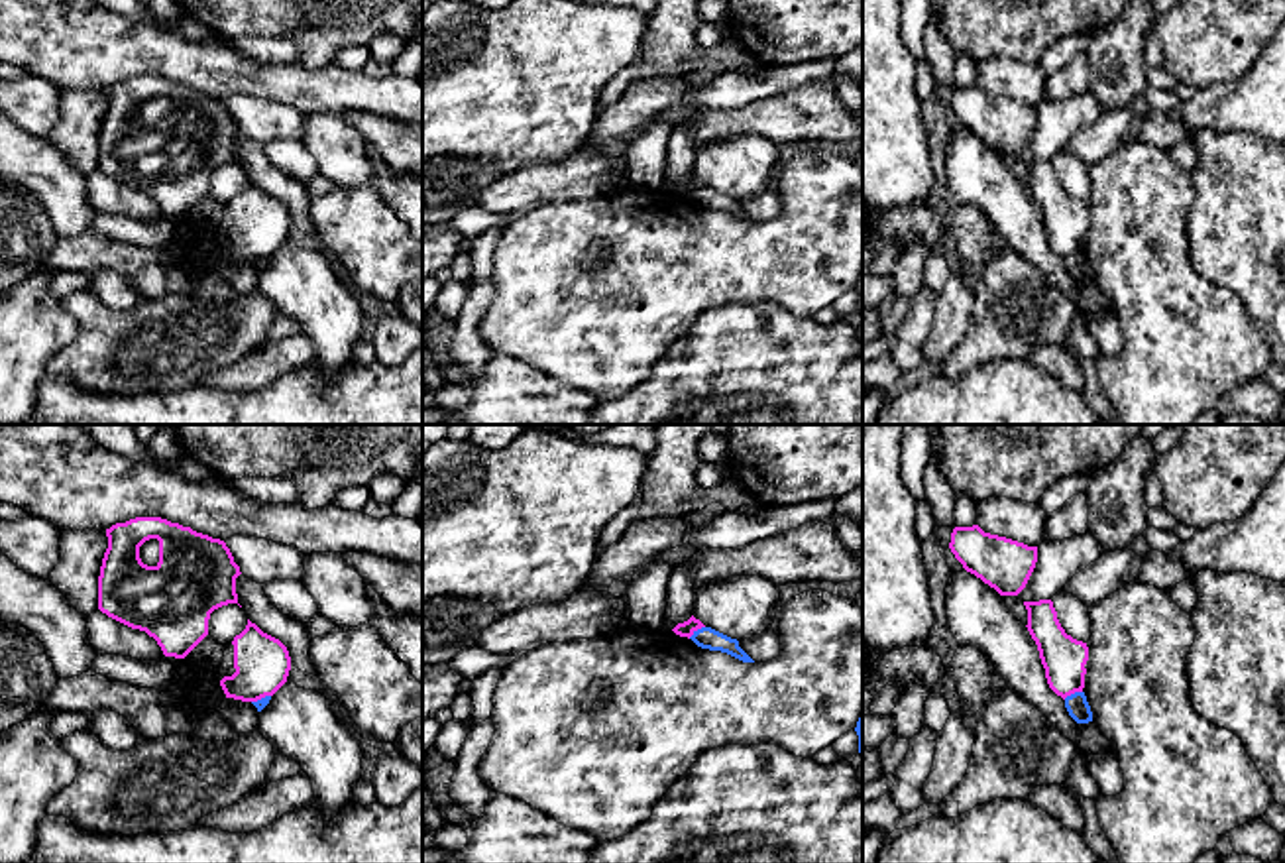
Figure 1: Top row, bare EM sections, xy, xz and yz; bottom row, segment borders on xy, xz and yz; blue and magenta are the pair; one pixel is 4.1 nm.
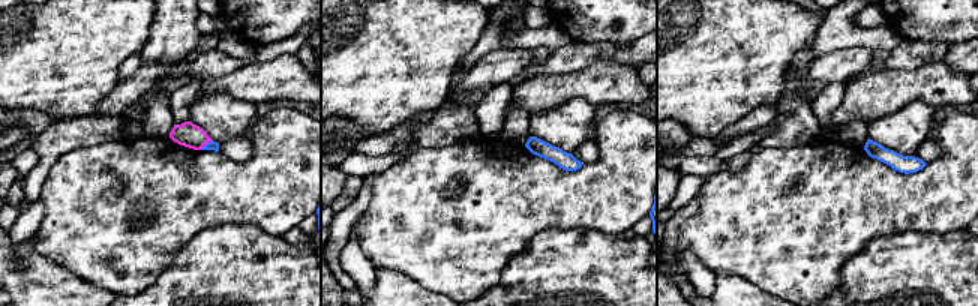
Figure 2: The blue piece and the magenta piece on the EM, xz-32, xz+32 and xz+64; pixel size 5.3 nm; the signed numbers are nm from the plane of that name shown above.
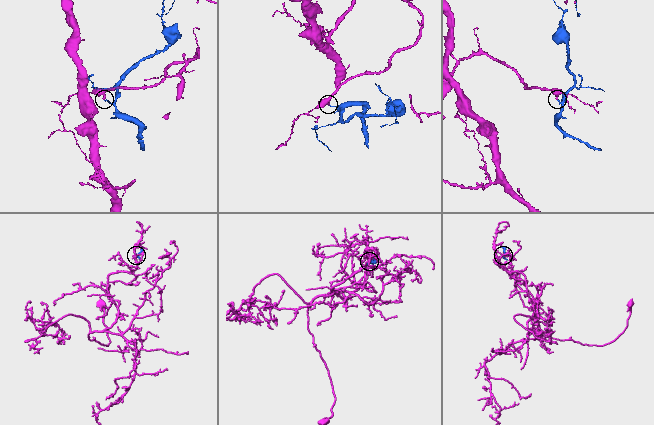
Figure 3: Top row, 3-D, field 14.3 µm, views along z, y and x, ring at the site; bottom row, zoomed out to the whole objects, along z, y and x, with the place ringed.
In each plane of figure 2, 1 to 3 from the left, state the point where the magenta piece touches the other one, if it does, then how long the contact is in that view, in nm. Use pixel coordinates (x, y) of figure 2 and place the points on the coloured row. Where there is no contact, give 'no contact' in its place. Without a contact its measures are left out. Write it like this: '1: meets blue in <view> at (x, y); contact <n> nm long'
1: meets blue in xz-32 at (207, 143); contact 90 nm long
2: no contact
3: no contact

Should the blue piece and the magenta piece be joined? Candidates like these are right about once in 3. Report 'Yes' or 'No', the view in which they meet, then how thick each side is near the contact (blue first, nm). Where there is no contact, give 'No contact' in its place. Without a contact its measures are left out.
No. Touches blue in xz. Thickness 90 nm (blue) against 60 nm

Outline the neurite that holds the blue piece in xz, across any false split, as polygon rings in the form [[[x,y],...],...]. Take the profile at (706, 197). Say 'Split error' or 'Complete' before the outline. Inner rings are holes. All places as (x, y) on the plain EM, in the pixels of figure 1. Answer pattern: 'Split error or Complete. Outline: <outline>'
Complete. Outline: [[[701,187],[690,197],[698,206],[709,210],[727,212],[743,222],[754,222],[741,206],[737,199],[731,199],[711,187]]]

